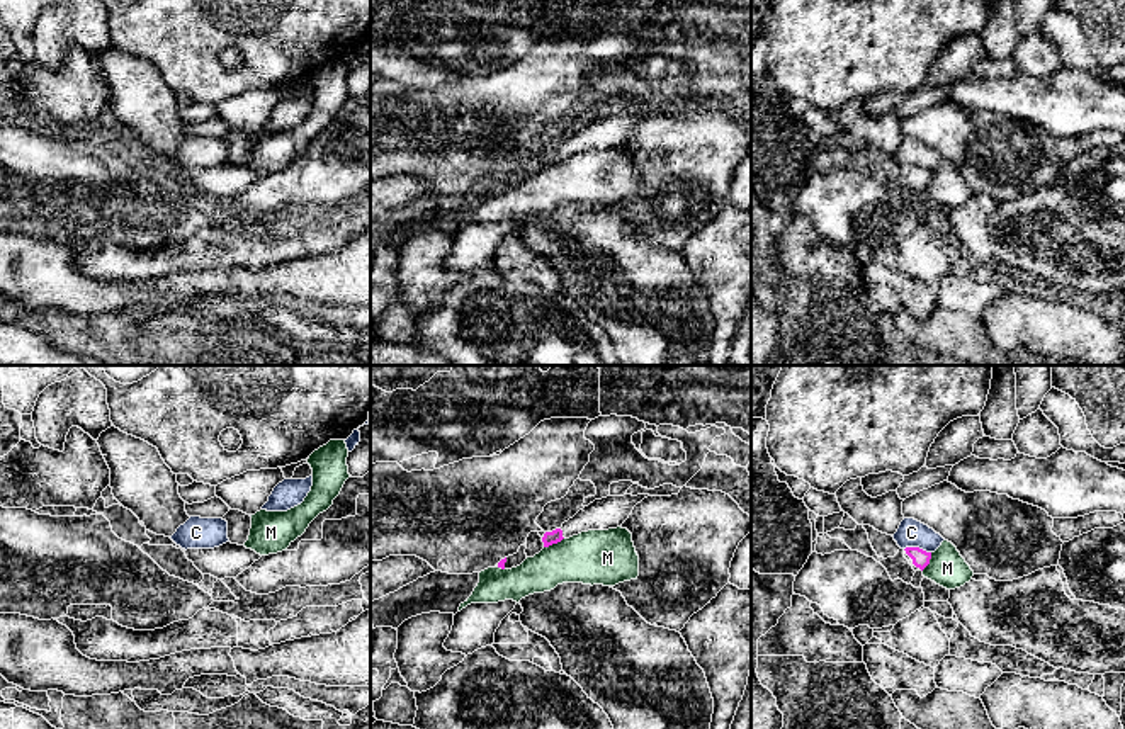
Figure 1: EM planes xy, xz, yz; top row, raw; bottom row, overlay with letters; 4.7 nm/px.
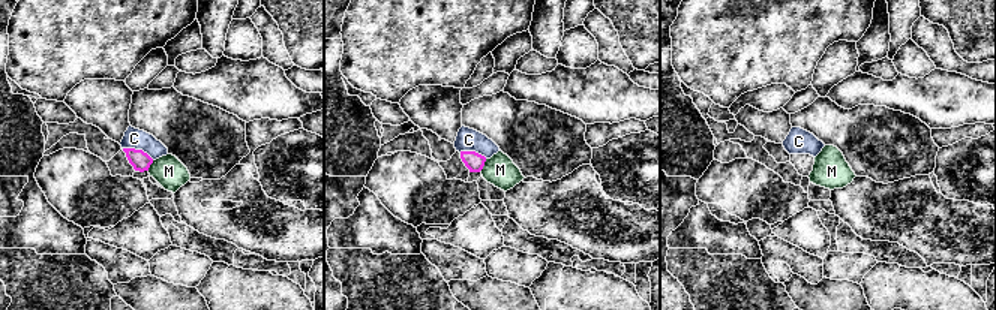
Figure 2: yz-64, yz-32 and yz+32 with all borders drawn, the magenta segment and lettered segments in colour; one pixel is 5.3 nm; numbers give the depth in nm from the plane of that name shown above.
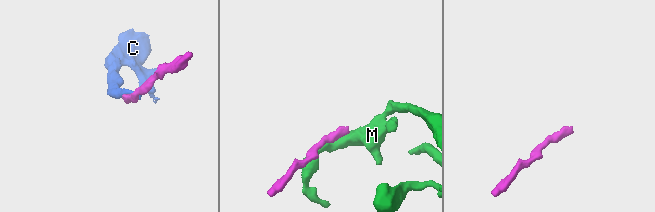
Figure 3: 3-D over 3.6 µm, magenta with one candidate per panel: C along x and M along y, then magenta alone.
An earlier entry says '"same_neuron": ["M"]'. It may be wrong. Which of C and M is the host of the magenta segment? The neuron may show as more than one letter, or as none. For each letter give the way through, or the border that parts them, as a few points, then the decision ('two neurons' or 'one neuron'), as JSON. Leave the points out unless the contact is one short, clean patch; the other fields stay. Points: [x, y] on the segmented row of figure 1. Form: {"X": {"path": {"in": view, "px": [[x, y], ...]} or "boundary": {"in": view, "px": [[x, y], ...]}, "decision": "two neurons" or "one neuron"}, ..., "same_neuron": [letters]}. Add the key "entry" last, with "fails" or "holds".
{"C": {"boundary": {"in": "yz", "px": [[904, 548], [921, 548], [930, 553]]}, "decision": "two neurons"}, "M": {"decision": "two neurons"}, "same_neuron": [], "entry": "fails"}

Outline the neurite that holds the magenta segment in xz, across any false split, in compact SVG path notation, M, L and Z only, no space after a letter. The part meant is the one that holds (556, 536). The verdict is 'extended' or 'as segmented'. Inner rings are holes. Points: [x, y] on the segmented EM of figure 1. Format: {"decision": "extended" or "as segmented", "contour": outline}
{"decision": "extended", "contour": "M625 493L624 496L607 496L595 500L579 510L573 518L564 522L561 528L546 532L542 537L544 547L557 544L562 539L569 539L581 532L617 528L629 518L634 506L647 496L649 494L632 496Z"}

